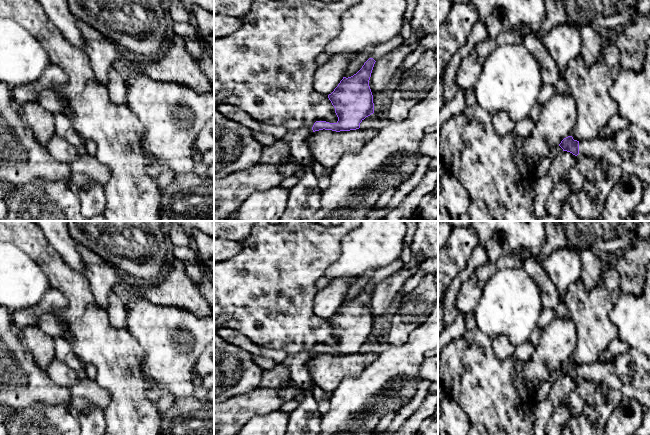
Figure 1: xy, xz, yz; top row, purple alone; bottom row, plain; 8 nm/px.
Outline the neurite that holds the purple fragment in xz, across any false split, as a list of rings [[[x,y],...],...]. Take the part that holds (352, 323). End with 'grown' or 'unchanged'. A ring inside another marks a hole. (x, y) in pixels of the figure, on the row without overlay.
[[[369,282],[356,298],[348,302],[343,301],[334,315],[328,319],[338,345],[316,345],[312,351],[313,356],[323,353],[336,356],[356,354],[366,341],[374,337],[369,304],[375,286],[373,282]]]; unchanged

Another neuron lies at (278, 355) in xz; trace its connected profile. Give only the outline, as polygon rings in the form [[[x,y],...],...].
[[[262,347],[262,356],[271,358],[277,364],[281,364],[288,357],[288,353],[281,349],[271,349]]]

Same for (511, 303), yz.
[[[507,268],[497,271],[484,285],[482,295],[473,310],[478,329],[491,341],[499,335],[505,335],[516,347],[529,340],[532,331],[537,328],[537,322],[542,312],[543,301],[539,286],[522,268]]]

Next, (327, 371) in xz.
[[[356,353],[350,355],[319,354],[313,356],[307,364],[311,378],[315,385],[326,392],[333,392],[346,377],[359,375],[366,366],[372,364],[379,353]]]

